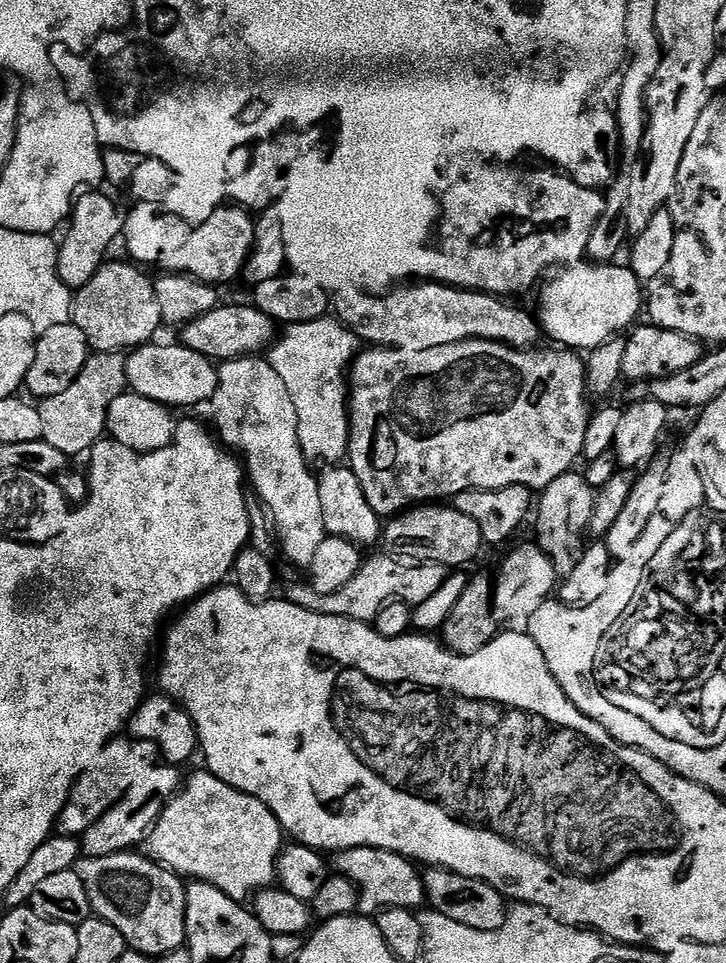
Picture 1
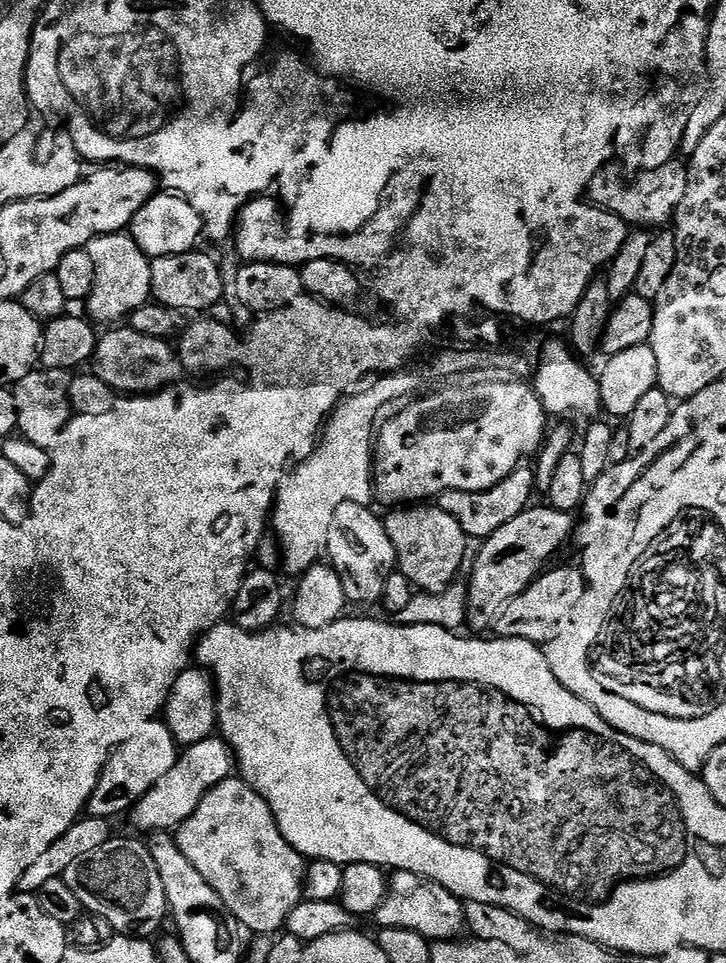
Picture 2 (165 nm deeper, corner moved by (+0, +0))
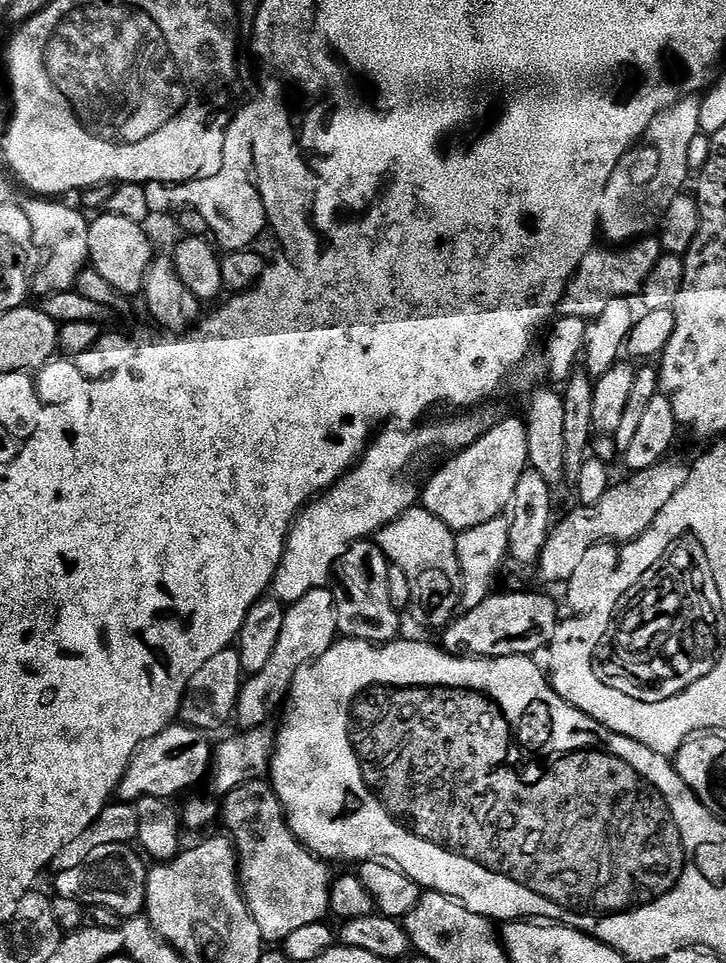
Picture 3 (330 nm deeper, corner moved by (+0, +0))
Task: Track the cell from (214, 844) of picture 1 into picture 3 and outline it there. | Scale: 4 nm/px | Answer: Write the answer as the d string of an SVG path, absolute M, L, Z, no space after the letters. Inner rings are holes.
M257 778L246 782L234 789L229 796L222 800L222 824L226 827L227 835L232 837L232 843L238 857L240 887L244 893L244 901L248 903L254 922L258 922L258 930L262 930L262 938L269 945L279 945L294 930L301 926L319 924L329 915L328 903L330 890L334 879L329 865L319 856L313 856L300 839L292 833L288 817L284 815L284 807L278 794L272 789L267 779Z

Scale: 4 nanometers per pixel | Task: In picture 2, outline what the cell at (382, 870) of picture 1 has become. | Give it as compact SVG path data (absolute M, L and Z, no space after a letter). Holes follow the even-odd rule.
M393 871L388 881L388 893L374 920L380 928L414 930L430 942L455 940L466 932L464 921L465 901L459 900L446 886L413 872Z

